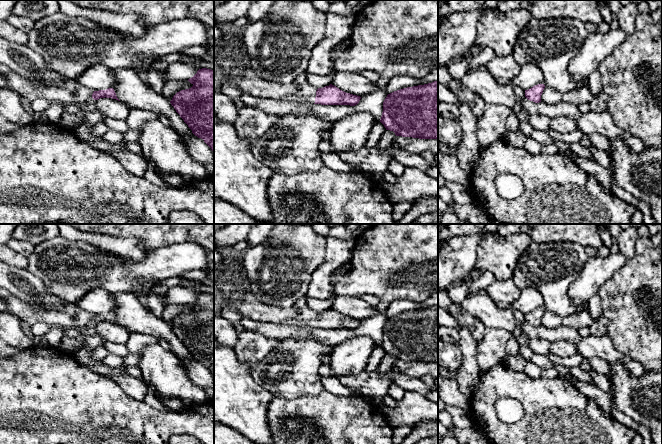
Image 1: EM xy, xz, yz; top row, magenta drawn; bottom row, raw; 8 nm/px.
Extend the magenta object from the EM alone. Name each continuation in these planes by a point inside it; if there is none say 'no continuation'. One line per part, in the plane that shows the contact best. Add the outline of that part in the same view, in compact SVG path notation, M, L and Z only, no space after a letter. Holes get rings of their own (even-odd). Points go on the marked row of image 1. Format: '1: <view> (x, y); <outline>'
1: xz (232, 64); M223 29L222 36L219 39L214 40L214 80L220 85L231 83L237 86L242 93L253 97L309 104L315 103L318 89L308 83L307 74L301 74L289 85L269 83L260 79L251 67L251 60L243 41L243 34L230 32L226 29Z

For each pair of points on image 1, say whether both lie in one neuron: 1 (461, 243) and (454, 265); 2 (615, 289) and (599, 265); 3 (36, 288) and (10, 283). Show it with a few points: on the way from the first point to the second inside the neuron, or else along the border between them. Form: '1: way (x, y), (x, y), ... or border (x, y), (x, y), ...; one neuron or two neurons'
1: way (461, 248), (461, 251), (454, 260); one neuron
2: border (624, 261), (624, 264), (597, 293); two neurons
3: way (30, 288), (21, 283), (16, 283); one neuron

